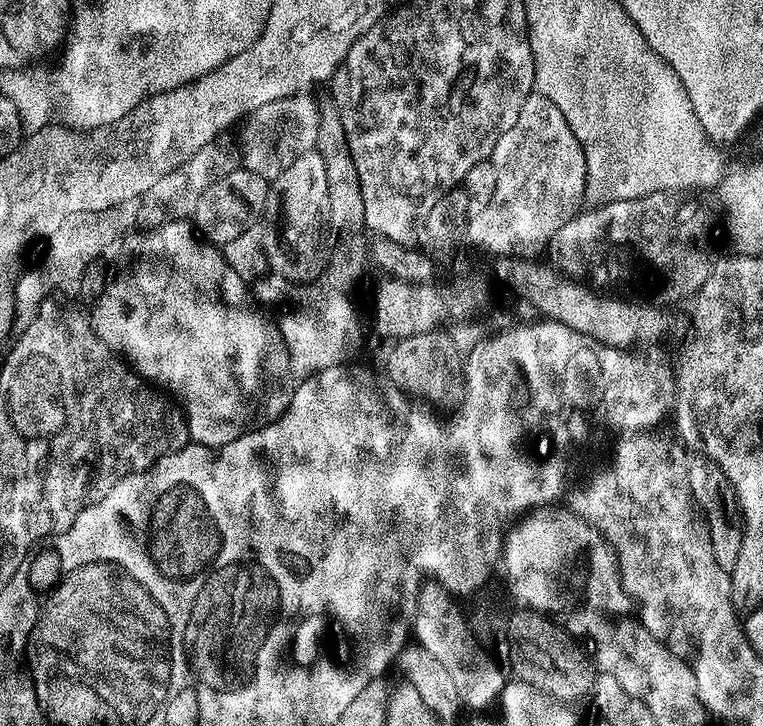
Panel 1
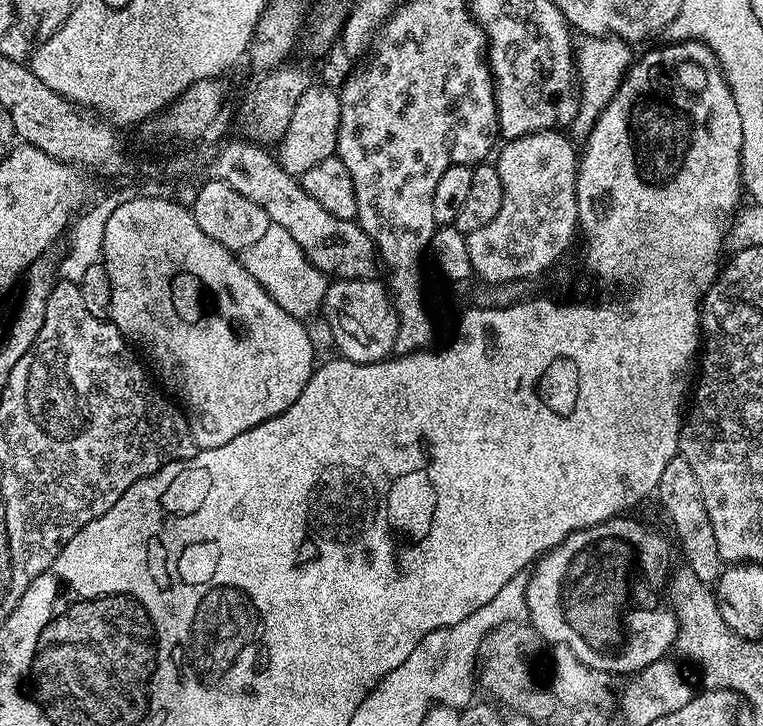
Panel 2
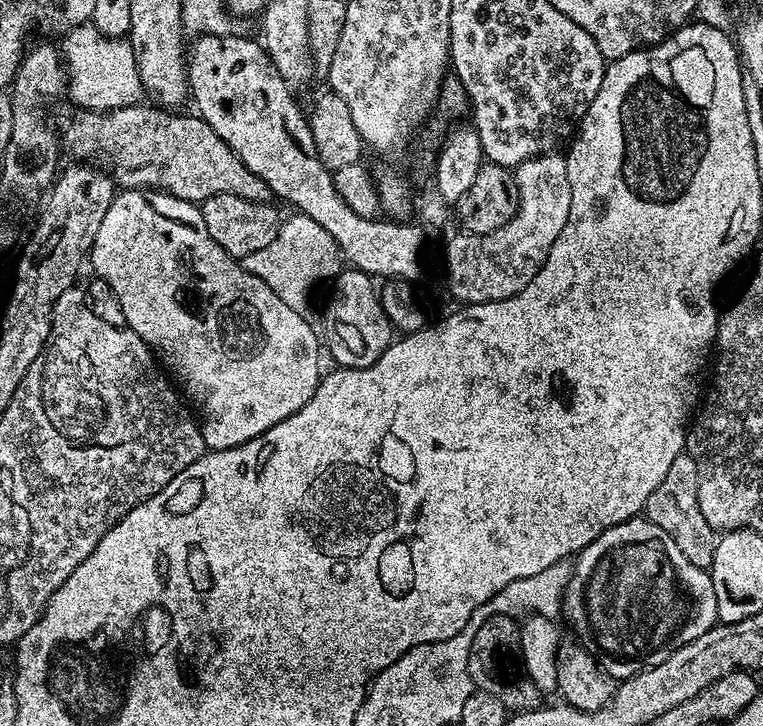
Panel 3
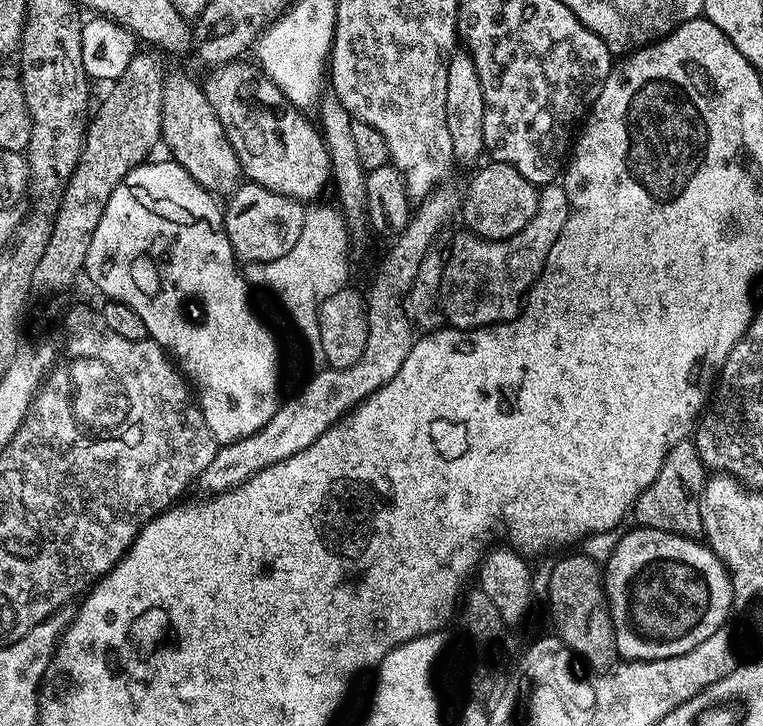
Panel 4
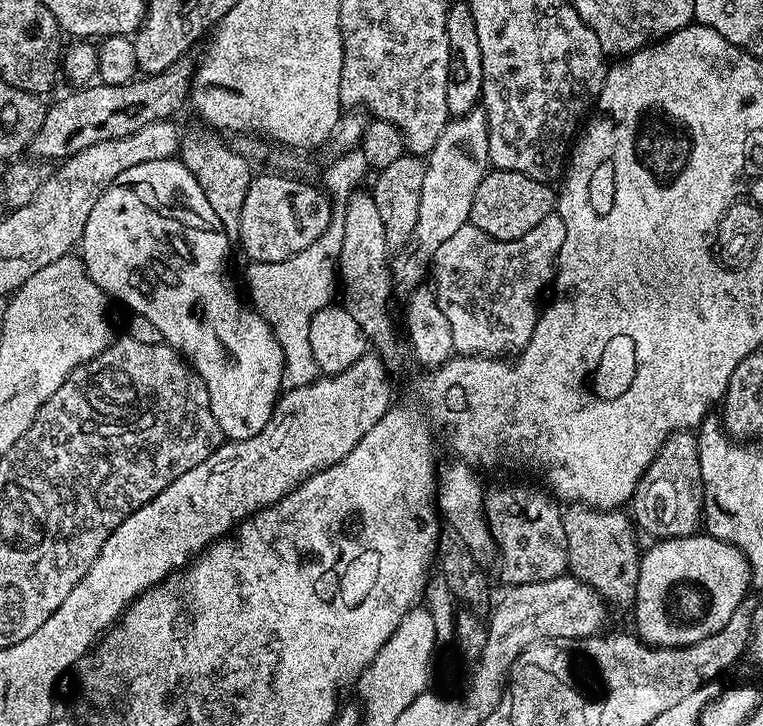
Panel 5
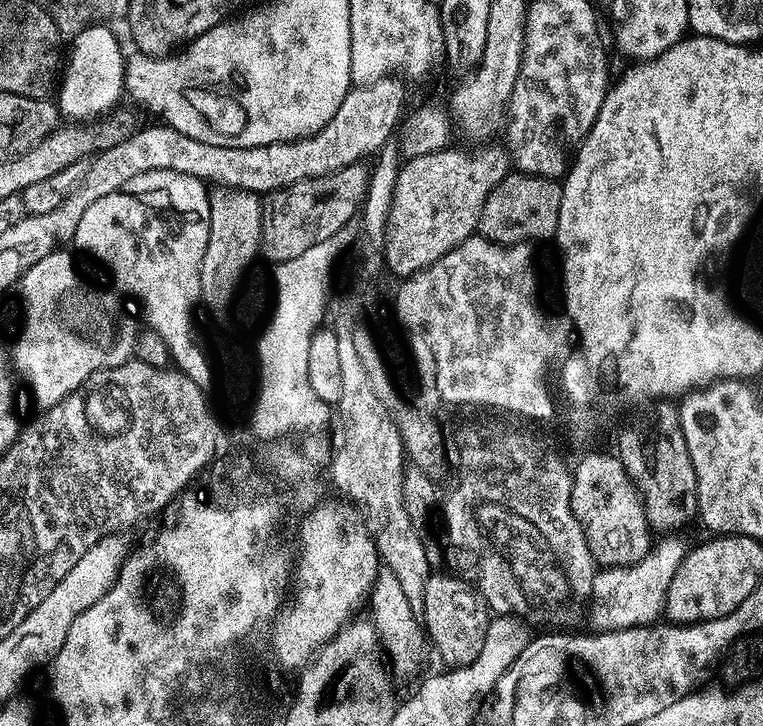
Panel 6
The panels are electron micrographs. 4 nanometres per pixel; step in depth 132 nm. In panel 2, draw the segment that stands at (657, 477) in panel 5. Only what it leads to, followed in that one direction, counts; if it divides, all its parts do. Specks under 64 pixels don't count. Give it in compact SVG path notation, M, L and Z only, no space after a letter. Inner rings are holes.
M678 454L670 462L666 462L666 470L662 470L662 478L658 482L654 496L655 499L660 499L669 522L676 527L677 534L681 536L680 548L684 551L683 561L686 566L704 584L715 585L719 581L720 573L726 567L726 562L718 554L718 538L712 536L710 518L702 502L702 490L698 486L698 478L694 470L690 470L684 456Z

